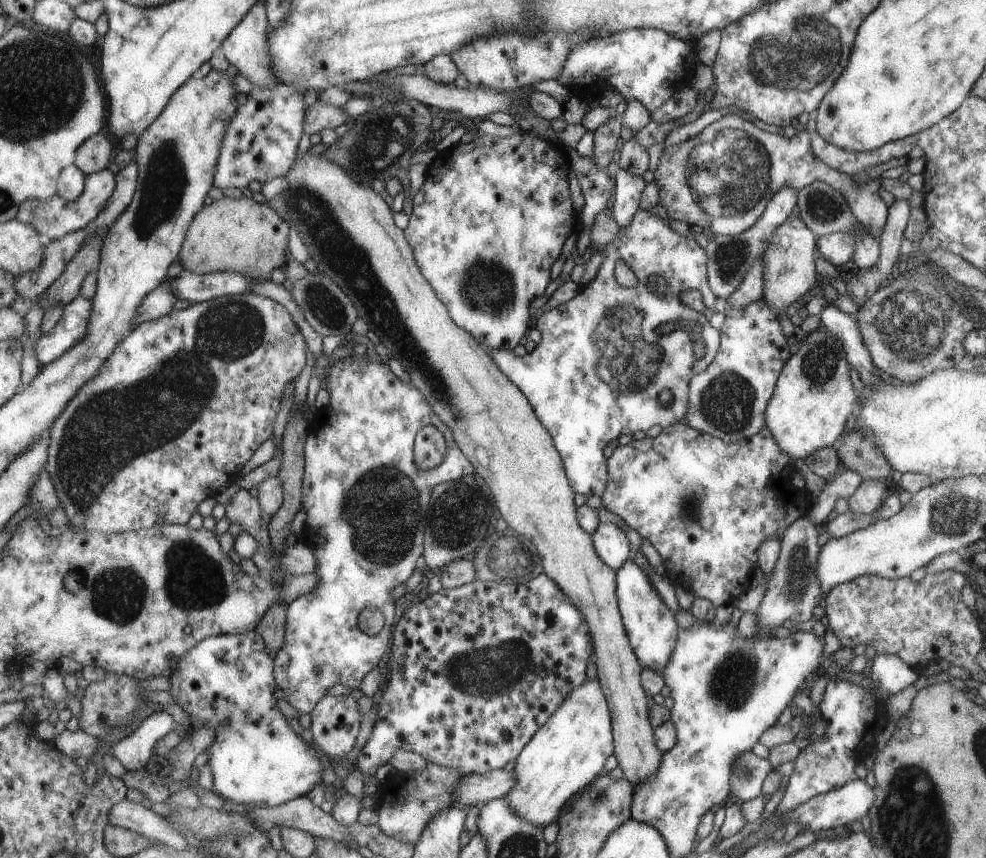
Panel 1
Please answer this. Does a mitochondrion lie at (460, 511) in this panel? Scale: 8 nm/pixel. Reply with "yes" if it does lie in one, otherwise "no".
yes

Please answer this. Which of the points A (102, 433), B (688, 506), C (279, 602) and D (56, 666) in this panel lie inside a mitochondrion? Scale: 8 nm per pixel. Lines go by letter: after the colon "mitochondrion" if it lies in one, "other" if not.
A: mitochondrion
B: mitochondrion
C: other
D: other

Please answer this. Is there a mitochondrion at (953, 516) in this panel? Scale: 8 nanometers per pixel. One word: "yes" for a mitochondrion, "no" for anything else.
yes

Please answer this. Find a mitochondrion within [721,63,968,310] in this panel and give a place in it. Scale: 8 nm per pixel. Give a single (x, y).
(825, 207)

